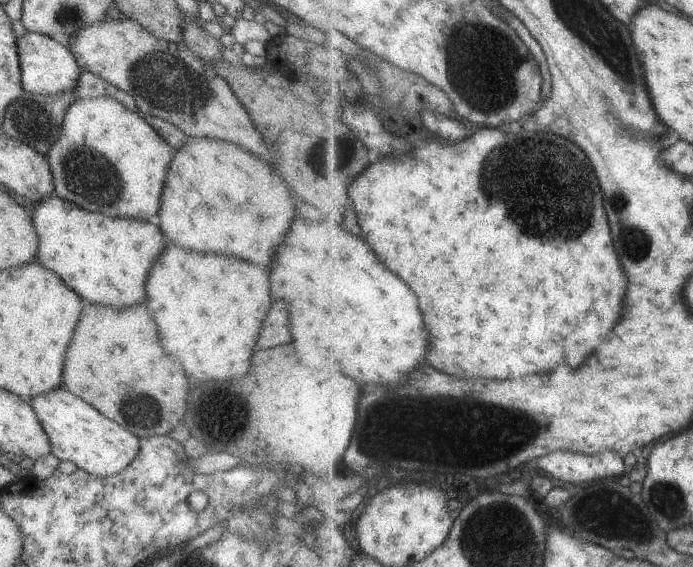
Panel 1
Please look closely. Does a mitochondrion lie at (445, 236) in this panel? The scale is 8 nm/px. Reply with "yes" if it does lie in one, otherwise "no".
no

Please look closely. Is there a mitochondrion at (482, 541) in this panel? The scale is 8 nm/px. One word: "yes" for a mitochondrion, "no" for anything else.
yes

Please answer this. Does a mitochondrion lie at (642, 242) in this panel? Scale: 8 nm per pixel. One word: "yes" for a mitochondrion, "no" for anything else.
yes

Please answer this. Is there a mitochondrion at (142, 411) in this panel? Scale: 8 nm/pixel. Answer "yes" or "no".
yes

